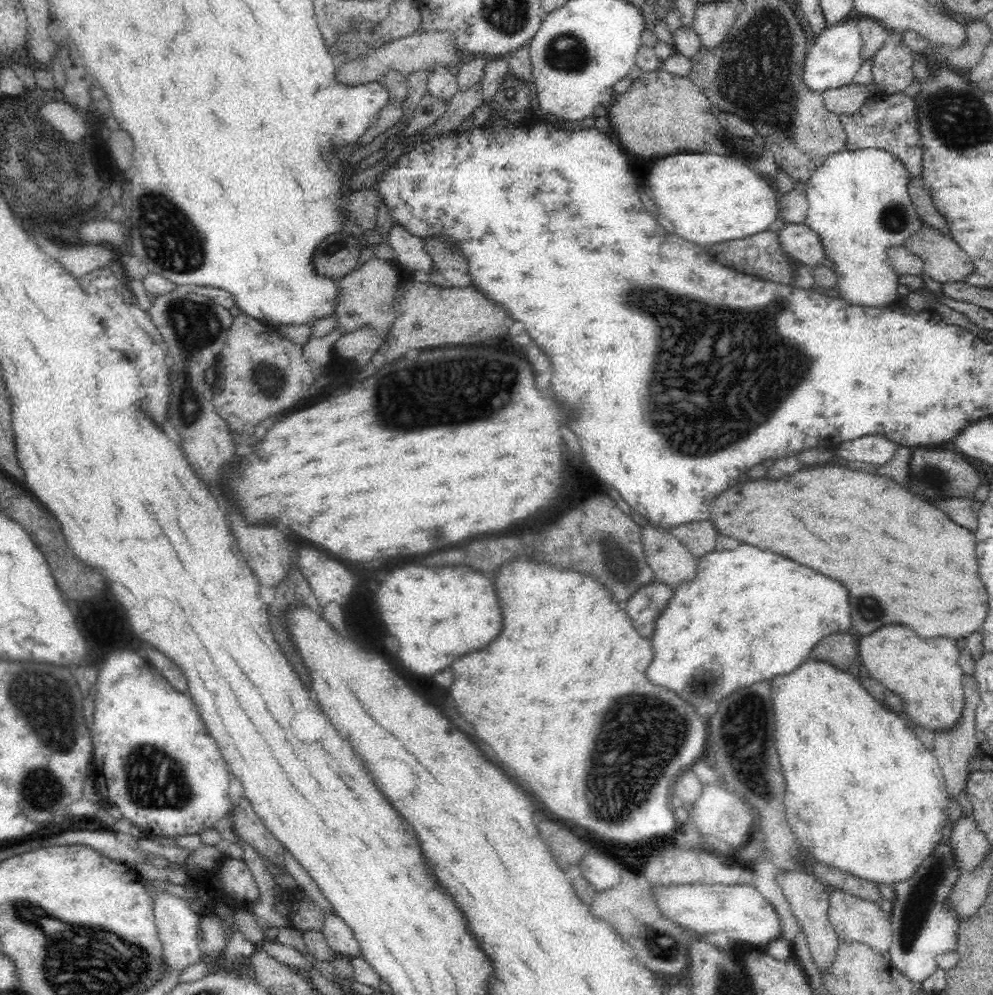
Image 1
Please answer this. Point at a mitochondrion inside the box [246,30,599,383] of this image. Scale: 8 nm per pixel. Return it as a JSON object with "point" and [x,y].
{"point":[565,53]}

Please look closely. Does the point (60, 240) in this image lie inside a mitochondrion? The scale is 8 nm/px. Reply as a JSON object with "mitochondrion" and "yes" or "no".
{"mitochondrion":"no"}

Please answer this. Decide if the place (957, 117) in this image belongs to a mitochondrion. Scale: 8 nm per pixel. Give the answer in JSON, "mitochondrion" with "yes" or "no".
{"mitochondrion":"yes"}

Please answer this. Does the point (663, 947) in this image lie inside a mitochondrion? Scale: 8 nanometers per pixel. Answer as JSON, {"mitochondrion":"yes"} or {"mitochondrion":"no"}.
{"mitochondrion":"yes"}

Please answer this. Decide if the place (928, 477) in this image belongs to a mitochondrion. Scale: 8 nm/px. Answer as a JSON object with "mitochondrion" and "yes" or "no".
{"mitochondrion":"yes"}

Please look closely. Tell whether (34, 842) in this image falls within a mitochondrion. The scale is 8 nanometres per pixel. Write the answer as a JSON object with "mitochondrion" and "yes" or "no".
{"mitochondrion":"no"}

